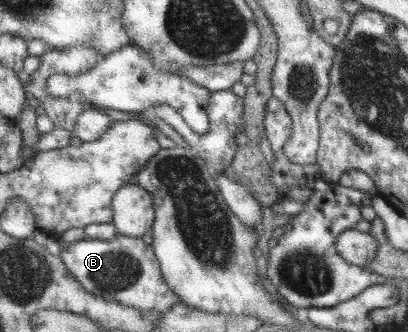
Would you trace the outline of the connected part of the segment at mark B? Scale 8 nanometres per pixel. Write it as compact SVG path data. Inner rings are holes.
M115 235L110 241L84 238L71 244L63 244L60 237L54 237L59 244L59 257L64 267L76 282L95 297L106 301L115 301L122 305L138 308L140 313L153 311L166 313L179 299L172 293L172 289L166 285L159 270L159 263L154 255L151 245L142 242L140 237L126 237Z

